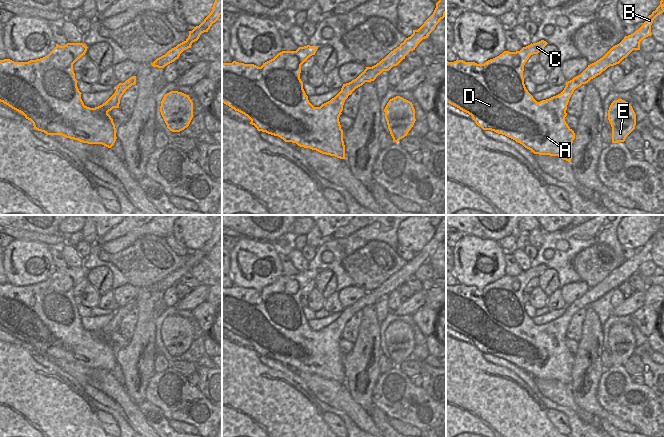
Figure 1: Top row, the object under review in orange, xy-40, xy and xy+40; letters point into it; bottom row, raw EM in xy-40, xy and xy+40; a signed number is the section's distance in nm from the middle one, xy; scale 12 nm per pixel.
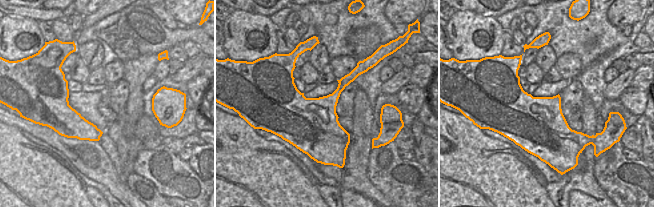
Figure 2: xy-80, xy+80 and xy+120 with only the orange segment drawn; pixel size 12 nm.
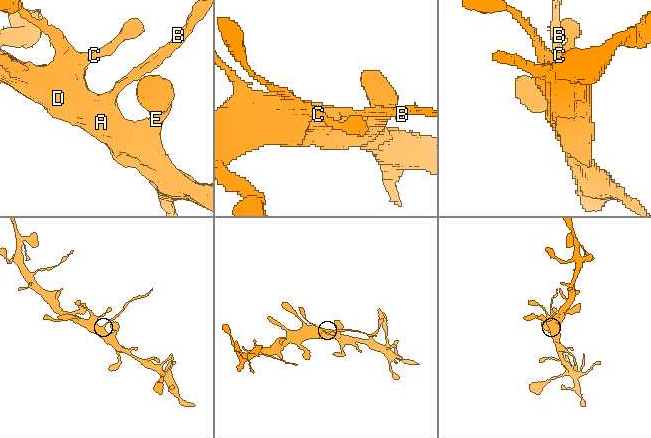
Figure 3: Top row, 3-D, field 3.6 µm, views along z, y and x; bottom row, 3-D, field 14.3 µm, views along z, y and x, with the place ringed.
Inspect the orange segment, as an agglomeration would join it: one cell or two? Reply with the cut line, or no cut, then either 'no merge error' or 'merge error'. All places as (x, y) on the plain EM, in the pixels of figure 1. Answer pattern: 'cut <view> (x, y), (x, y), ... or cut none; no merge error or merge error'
cut xy (347, 307), (353, 314); merge error

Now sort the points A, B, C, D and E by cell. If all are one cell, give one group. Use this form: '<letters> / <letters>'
A C D E / B

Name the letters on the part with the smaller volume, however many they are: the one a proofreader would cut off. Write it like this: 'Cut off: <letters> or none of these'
Cut off: B

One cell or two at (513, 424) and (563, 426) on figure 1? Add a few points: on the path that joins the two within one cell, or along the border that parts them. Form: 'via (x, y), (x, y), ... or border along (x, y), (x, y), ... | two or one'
border along (547, 409), (547, 418), (555, 426) | two

